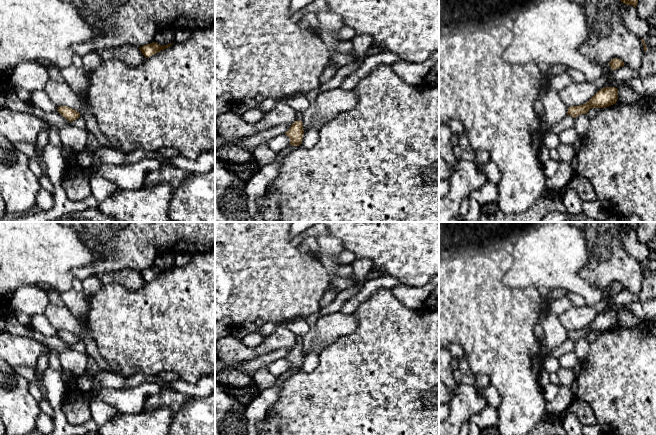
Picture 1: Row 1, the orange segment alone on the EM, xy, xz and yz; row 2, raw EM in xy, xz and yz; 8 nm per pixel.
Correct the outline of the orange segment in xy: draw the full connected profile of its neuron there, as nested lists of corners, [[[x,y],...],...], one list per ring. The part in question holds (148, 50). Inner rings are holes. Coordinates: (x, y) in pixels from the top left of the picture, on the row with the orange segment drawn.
[[[153,42],[153,43],[140,47],[139,49],[142,52],[142,54],[145,56],[145,58],[148,58],[148,57],[160,52],[161,50],[164,50],[164,49],[170,47],[172,44],[173,43],[161,46],[158,43]]]

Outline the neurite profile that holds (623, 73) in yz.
[[[608,63],[601,67],[601,71],[602,71],[603,76],[607,76],[613,79],[618,79],[618,80],[623,80],[623,81],[627,79],[637,78],[640,76],[638,71],[633,70],[626,65],[618,69],[612,70]]]

